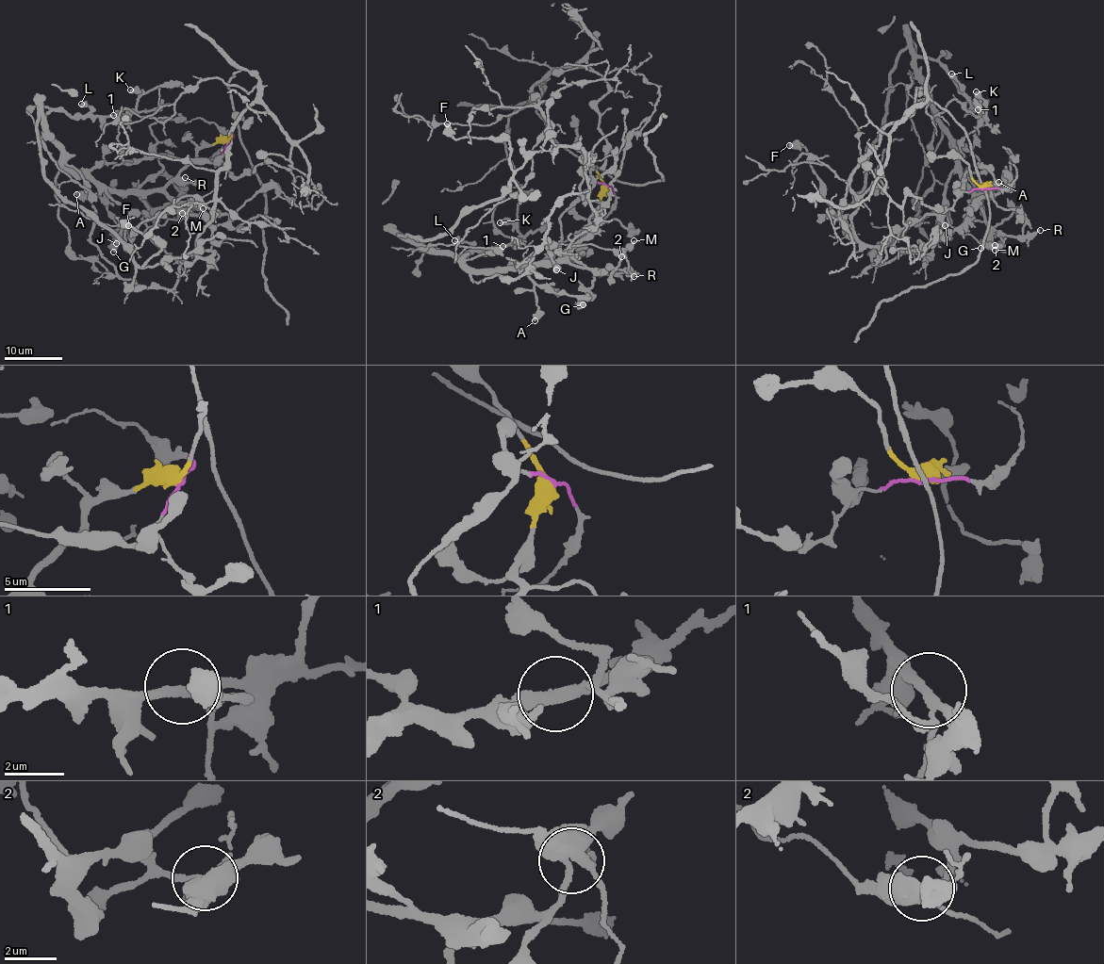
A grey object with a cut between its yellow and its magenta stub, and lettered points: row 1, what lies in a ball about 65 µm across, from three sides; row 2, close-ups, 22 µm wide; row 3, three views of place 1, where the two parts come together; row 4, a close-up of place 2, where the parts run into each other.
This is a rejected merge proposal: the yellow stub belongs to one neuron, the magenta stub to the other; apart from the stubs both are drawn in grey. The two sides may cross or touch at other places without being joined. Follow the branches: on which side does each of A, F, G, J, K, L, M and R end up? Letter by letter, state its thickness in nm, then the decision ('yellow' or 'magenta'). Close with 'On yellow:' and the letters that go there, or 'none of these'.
A: 550 nm | yellow
F: 600 nm | yellow
G: 440 nm | yellow
J: 550 nm | yellow
K: 500 nm | yellow
L: 600 nm | yellow
M: 320 nm | yellow
R: 220 nm | yellow
On yellow: A, F, G, J, K, L, M, R

